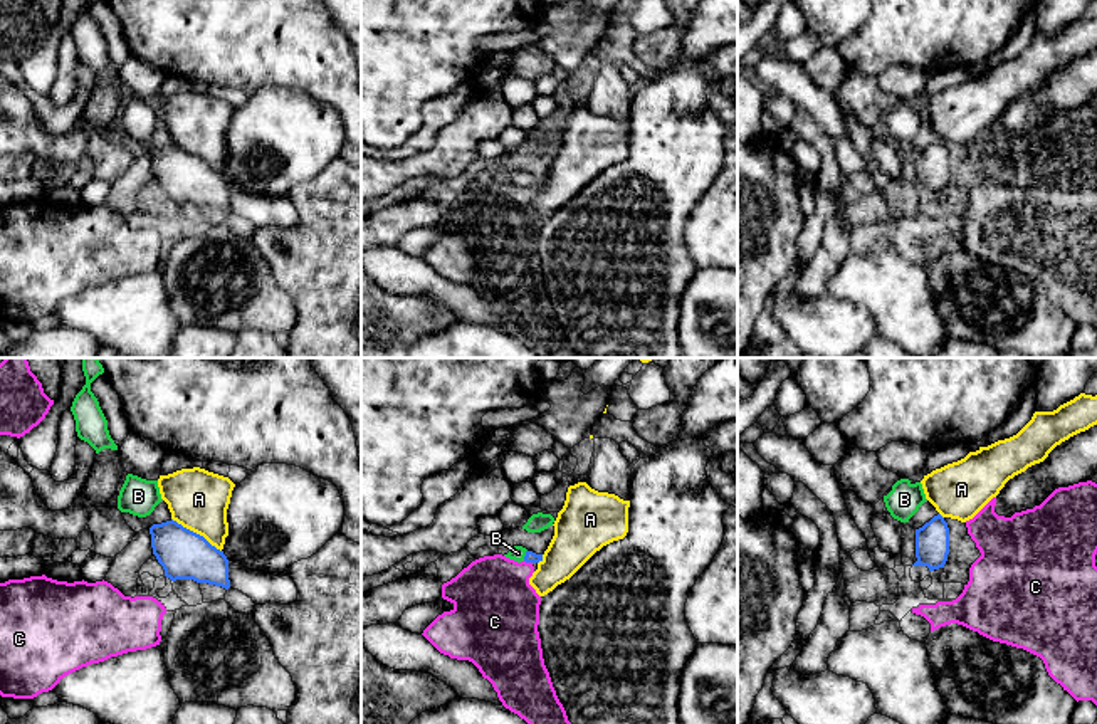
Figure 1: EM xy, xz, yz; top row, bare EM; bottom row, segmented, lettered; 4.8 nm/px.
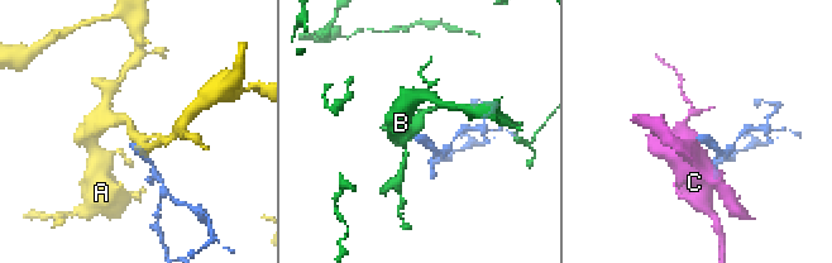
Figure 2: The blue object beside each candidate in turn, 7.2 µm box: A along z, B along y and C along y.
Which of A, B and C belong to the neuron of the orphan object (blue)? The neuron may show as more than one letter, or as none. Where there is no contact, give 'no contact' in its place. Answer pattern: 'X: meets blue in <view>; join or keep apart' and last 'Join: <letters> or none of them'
A: meets blue in xy; keep apart
B: meets blue in xz; join
C: meets blue in xz; keep apart
Join: B

